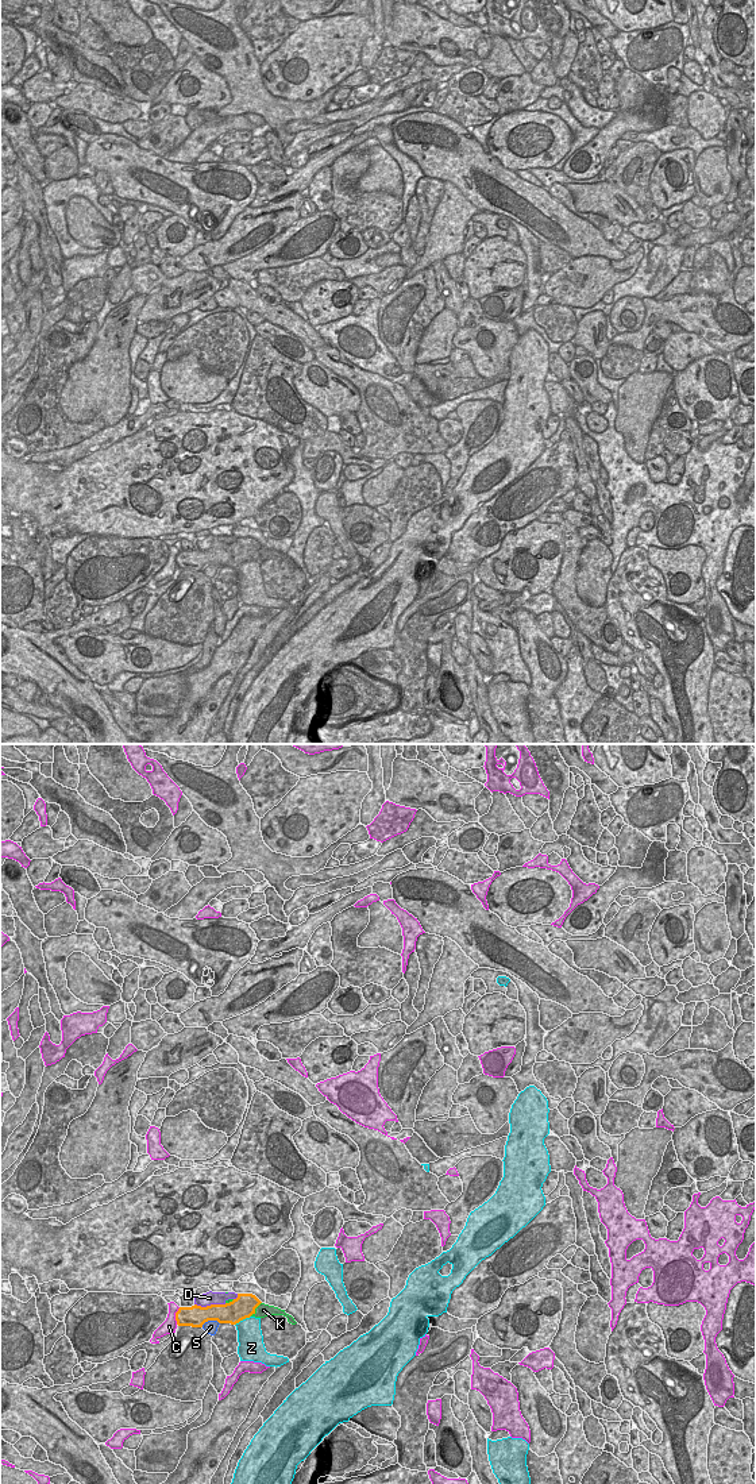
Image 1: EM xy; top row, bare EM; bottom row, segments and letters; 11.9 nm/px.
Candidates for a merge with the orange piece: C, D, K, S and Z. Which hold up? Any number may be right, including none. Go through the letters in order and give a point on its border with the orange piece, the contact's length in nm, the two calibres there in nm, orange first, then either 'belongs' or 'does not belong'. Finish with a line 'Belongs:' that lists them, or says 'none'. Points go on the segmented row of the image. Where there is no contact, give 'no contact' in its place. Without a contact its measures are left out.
C: xy (176, 1315) | 220 nm | 260/170 nm | does not belong
D: xy (211, 1305) | 380 nm | 260/160 nm | does not belong
K: xy (255, 1307) | 220 nm | 280/160 nm | does not belong
S: xy (209, 1319) | 220 nm | 260/160 nm | does not belong
Z: xy (242, 1319) | 220 nm | 280/300 nm | does not belong
Belongs: none

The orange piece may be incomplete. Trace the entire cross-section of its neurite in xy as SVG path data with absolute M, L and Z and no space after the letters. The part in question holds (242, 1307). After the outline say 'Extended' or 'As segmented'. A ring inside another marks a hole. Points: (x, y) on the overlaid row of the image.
M238 1294L238 1298L225 1304L211 1304L207 1307L180 1307L176 1313L178 1326L202 1327L208 1321L236 1325L255 1314L262 1302L252 1294Z. As segmented

